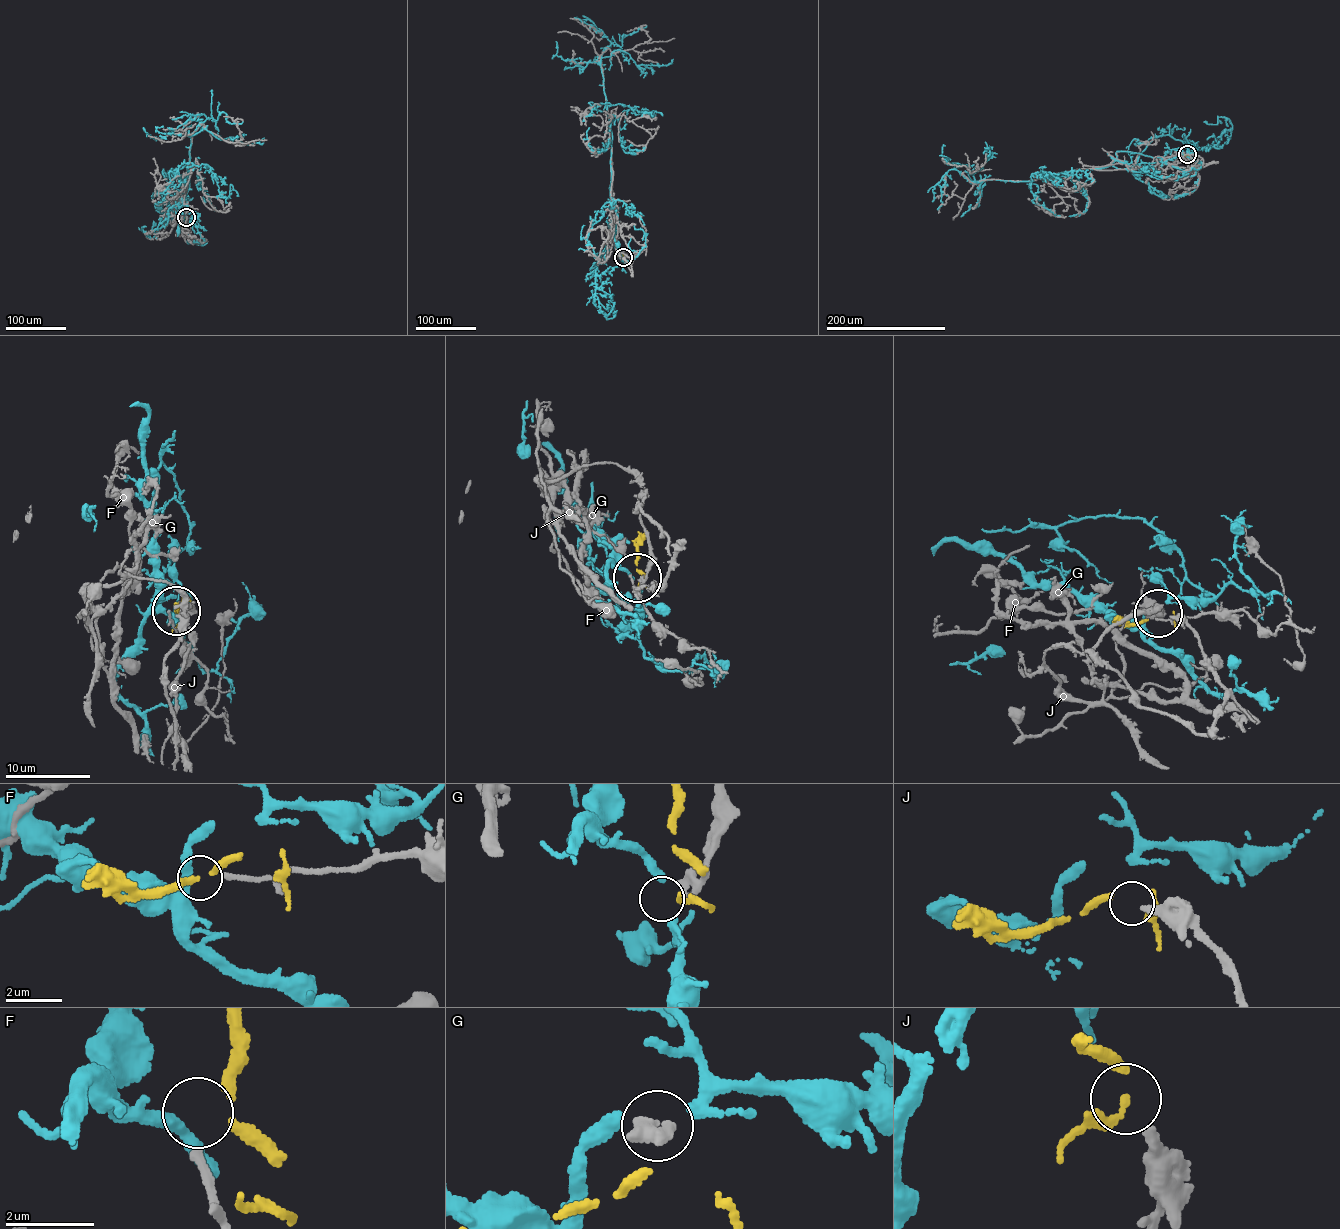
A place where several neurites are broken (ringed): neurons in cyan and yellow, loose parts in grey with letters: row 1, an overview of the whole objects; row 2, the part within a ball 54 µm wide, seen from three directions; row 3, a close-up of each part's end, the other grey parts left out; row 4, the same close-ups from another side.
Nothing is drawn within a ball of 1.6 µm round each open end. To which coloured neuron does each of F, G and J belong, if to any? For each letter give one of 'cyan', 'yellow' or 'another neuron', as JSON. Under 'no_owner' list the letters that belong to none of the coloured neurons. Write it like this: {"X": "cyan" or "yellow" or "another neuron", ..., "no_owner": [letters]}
{"F": "another neuron", "G": "another neuron", "J": "yellow", "no_owner": ["F", "G"]}

